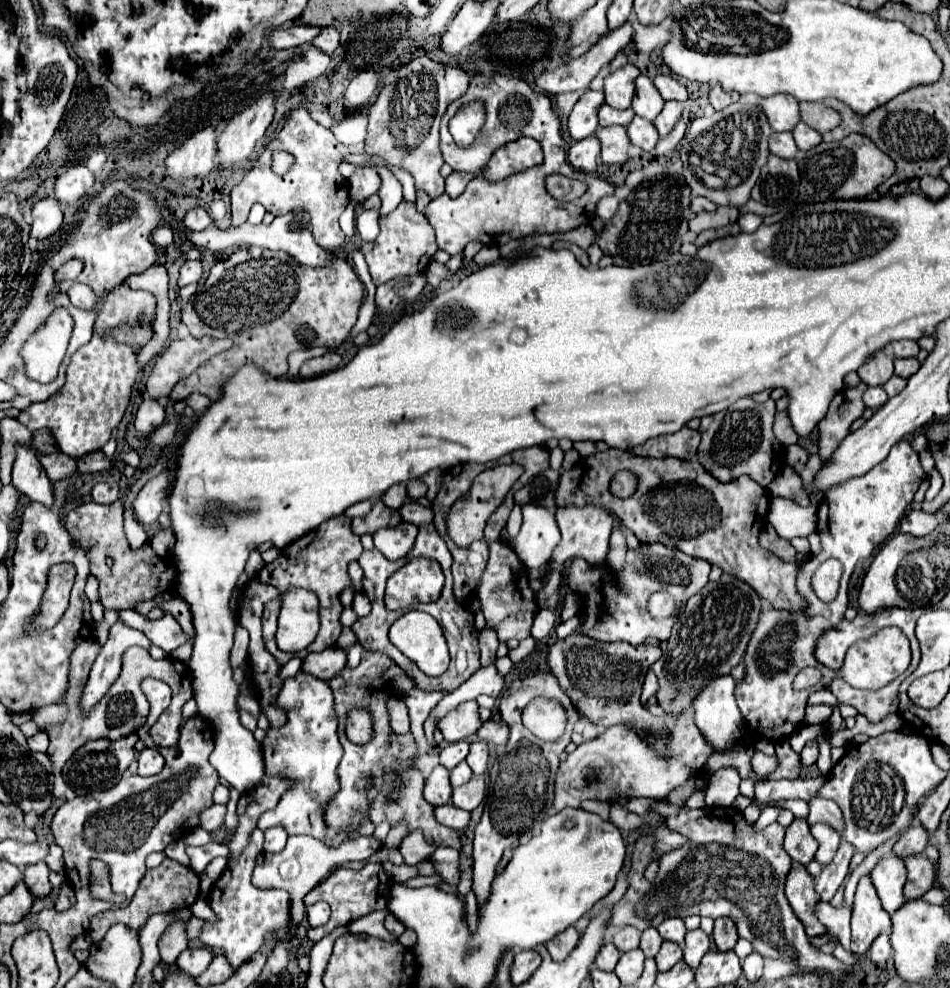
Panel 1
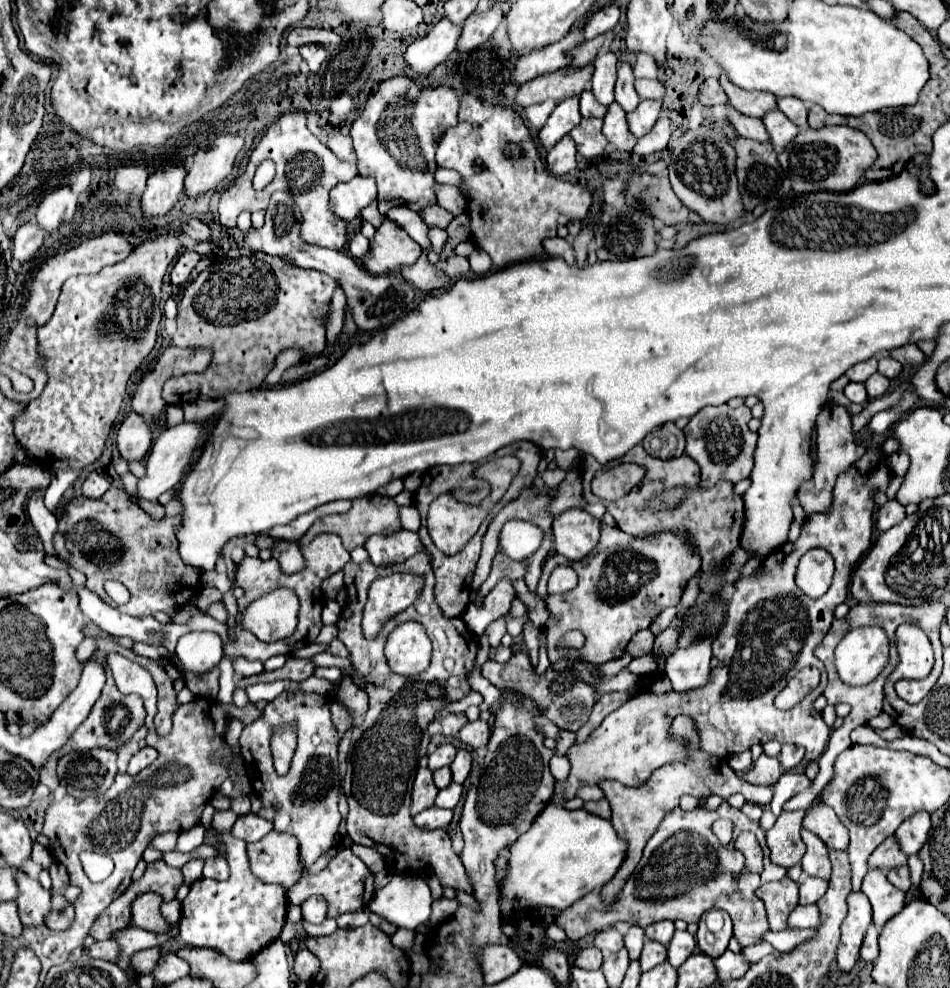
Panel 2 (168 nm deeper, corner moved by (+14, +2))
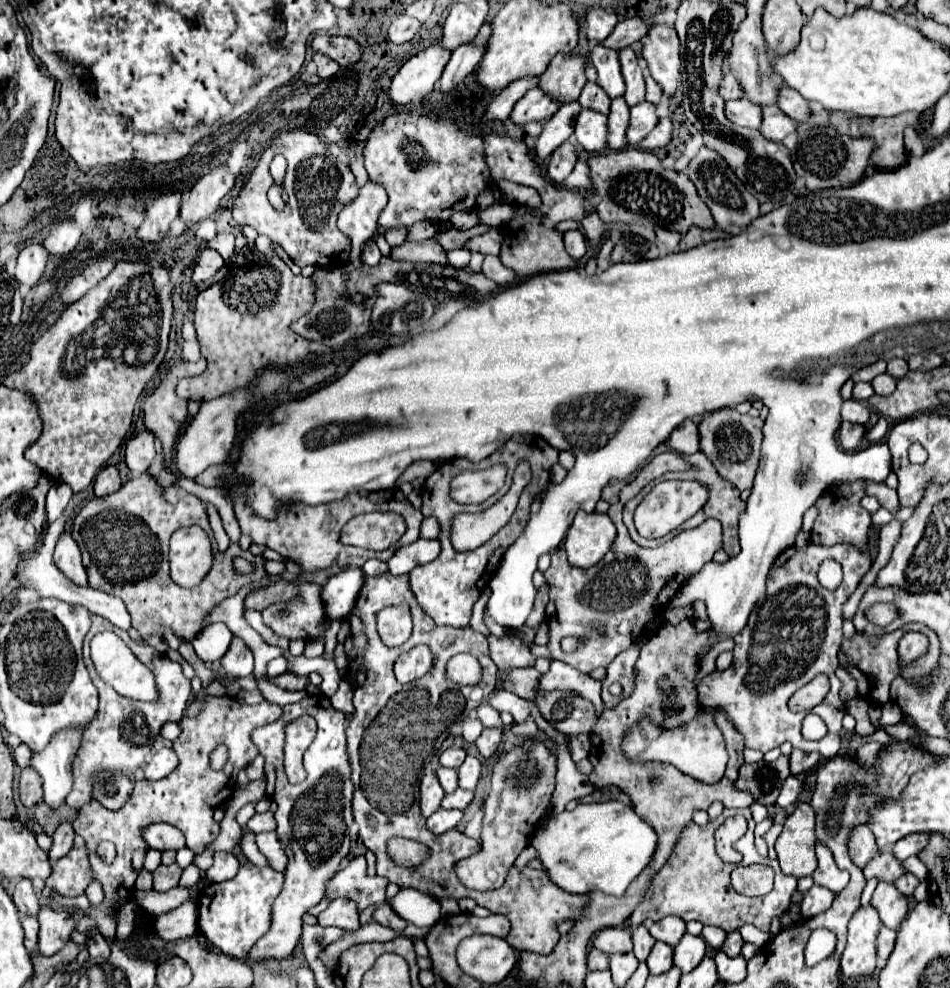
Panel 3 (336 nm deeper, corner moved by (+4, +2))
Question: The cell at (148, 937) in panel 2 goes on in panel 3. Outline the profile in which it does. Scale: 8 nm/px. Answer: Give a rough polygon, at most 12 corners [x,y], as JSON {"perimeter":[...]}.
{"perimeter":[[196,903],[156,917],[156,937],[176,941],[198,931]]}

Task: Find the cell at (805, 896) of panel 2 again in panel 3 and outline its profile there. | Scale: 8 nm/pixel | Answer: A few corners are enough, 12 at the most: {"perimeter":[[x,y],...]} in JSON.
{"perimeter":[[820,885],[804,893],[800,913],[810,917],[832,905],[834,893]]}

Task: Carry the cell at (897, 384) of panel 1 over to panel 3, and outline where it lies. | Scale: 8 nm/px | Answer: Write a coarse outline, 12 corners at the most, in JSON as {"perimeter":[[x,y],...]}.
{"perimeter":[[888,373],[874,377],[876,395],[890,395],[896,389],[896,379]]}

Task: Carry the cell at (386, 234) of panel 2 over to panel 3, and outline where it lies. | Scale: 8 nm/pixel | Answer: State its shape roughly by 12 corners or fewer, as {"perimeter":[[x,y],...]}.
{"perimeter":[[434,239],[406,241],[392,247],[398,261],[448,263]]}

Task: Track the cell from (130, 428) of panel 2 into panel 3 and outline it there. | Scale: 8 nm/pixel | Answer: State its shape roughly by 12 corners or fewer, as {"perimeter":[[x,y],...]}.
{"perimeter":[[142,429],[126,443],[126,465],[144,473],[156,457],[154,435]]}

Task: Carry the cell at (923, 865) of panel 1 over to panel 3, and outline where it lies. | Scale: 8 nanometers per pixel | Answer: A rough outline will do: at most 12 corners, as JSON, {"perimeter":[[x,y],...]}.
{"perimeter":[[904,873],[894,885],[904,895],[912,895],[918,881],[912,873]]}

